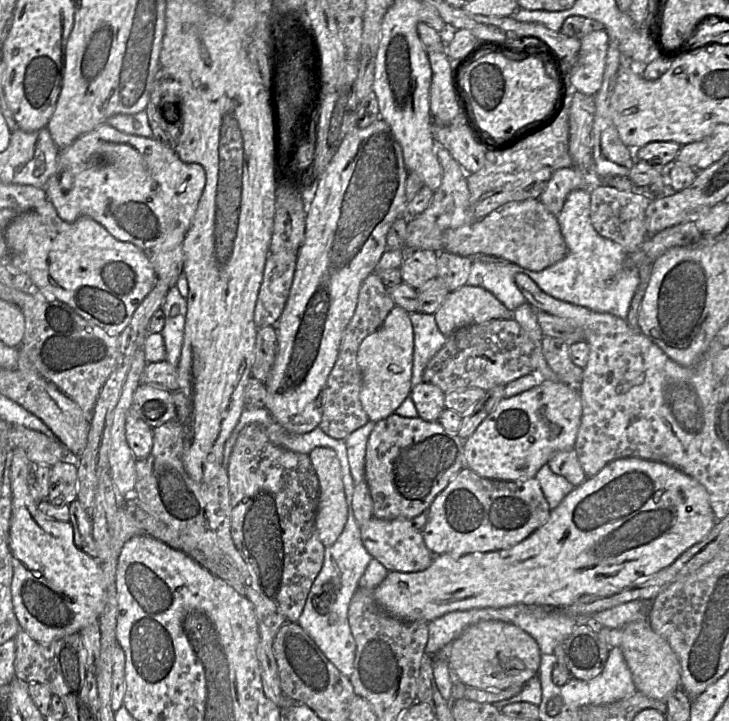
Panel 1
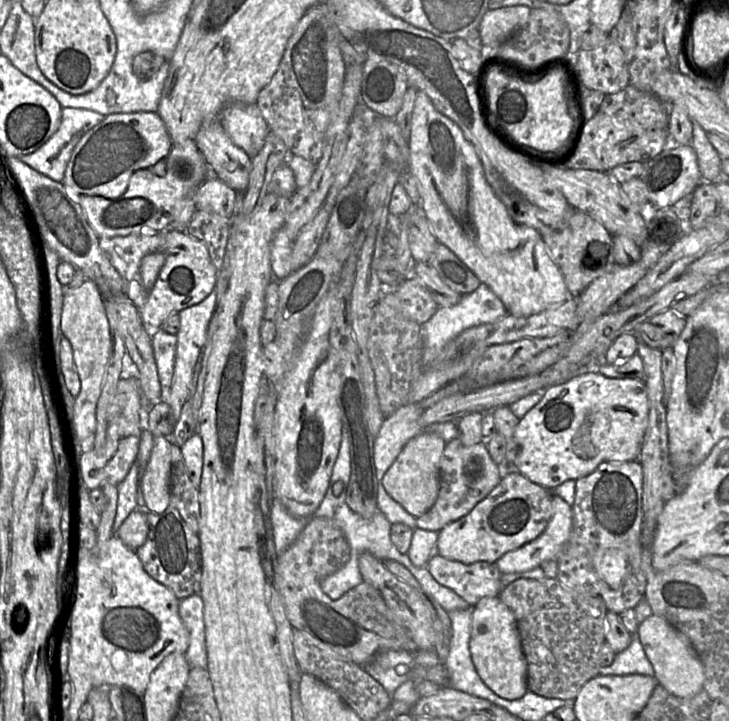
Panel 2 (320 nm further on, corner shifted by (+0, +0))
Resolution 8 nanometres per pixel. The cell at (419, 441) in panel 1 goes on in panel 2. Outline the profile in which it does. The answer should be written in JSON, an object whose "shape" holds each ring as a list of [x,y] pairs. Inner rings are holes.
{"shape":[[[458,438],[446,442],[439,466],[439,493],[434,505],[417,518],[417,528],[440,531],[468,513],[501,481],[504,470],[491,458],[484,442],[464,445]]]}

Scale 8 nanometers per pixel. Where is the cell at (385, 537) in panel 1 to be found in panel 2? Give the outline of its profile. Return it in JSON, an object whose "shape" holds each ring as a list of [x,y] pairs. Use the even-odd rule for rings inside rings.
{"shape":[[[437,554],[429,559],[426,567],[439,584],[453,590],[470,606],[484,597],[499,597],[504,587],[503,574],[495,563],[464,564]]]}

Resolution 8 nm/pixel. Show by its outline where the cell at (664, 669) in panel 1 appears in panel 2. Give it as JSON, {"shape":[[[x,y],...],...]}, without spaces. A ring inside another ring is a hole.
{"shape":[[[651,615],[639,623],[635,633],[654,669],[658,685],[679,698],[690,698],[703,689],[705,679],[703,664],[689,639],[666,619]]]}

